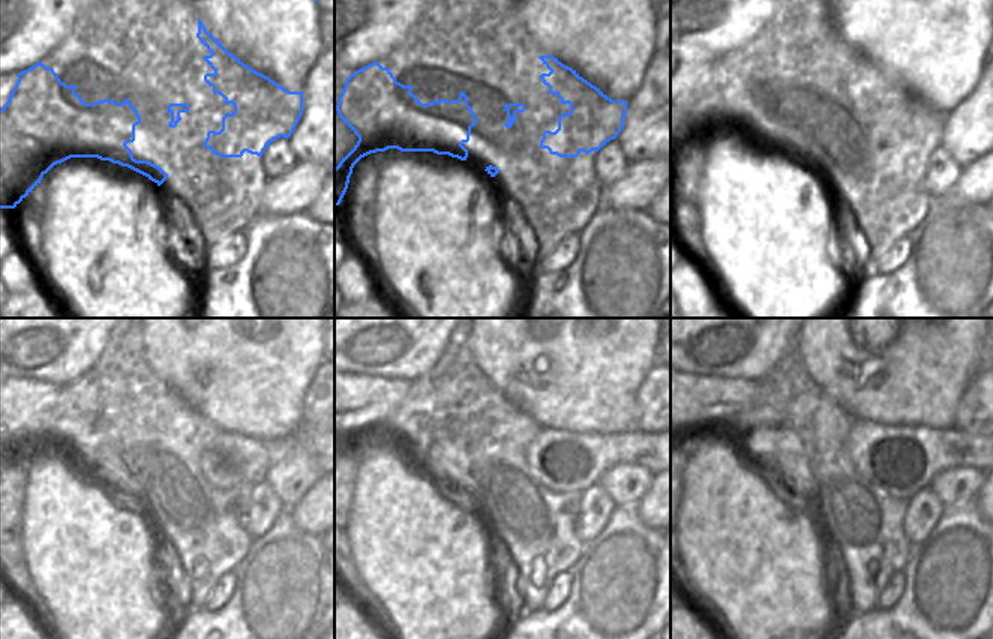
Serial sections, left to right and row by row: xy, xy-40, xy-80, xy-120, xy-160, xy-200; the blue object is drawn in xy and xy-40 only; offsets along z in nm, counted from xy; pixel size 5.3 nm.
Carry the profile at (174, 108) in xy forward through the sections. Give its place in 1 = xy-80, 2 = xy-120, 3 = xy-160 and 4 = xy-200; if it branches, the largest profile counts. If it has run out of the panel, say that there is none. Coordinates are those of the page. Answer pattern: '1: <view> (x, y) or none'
1: xy-80 (843, 119)
2: xy-120 (171, 455)
3: xy-160 (510, 456)
4: xy-200 (842, 455)

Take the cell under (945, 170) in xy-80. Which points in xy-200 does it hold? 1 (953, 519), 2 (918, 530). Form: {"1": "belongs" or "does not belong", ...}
{"1": "does not belong", "2": "belongs"}

